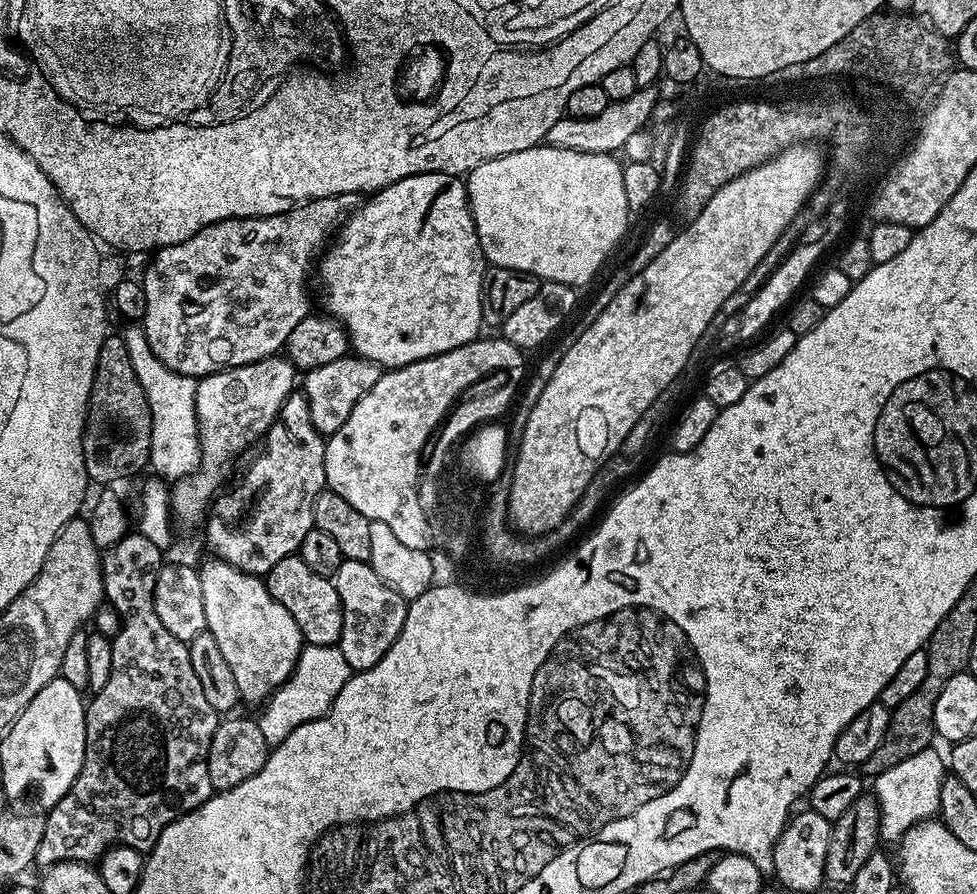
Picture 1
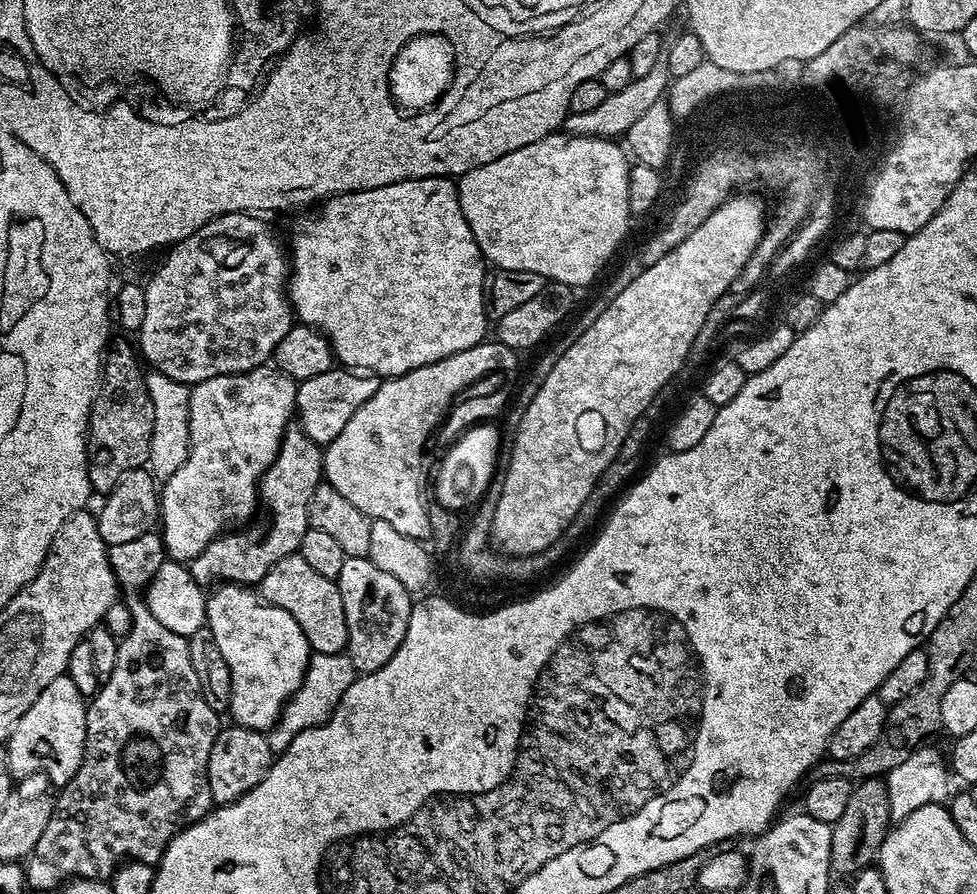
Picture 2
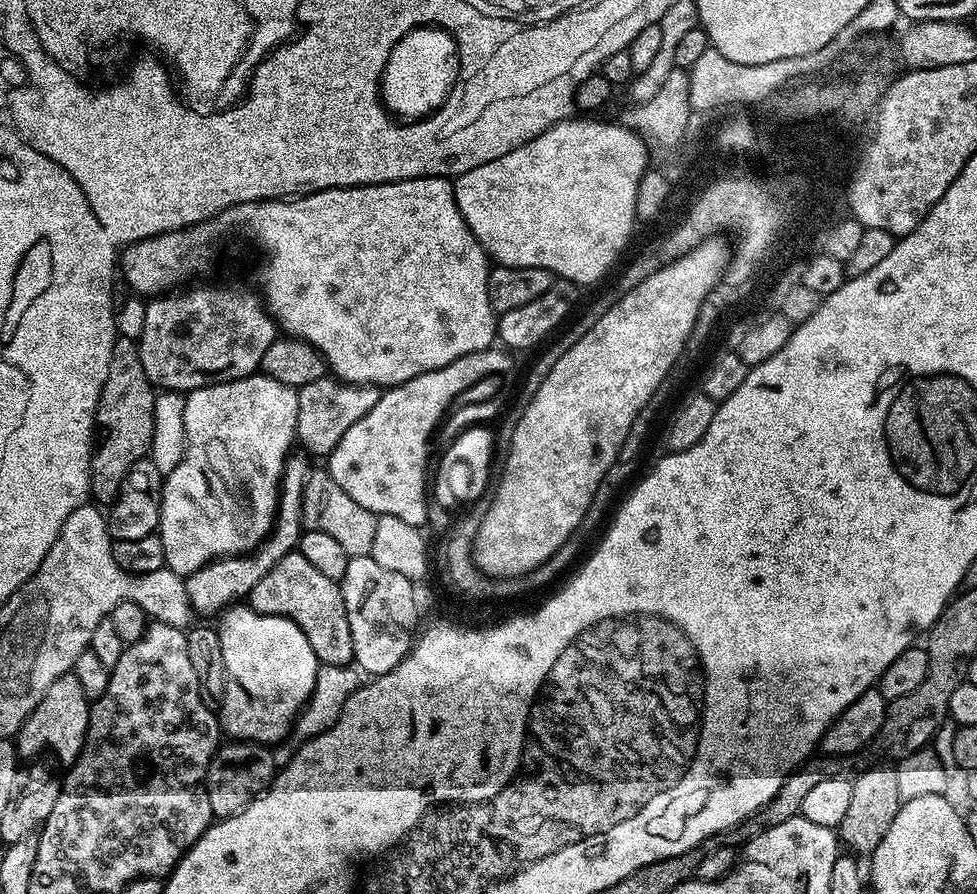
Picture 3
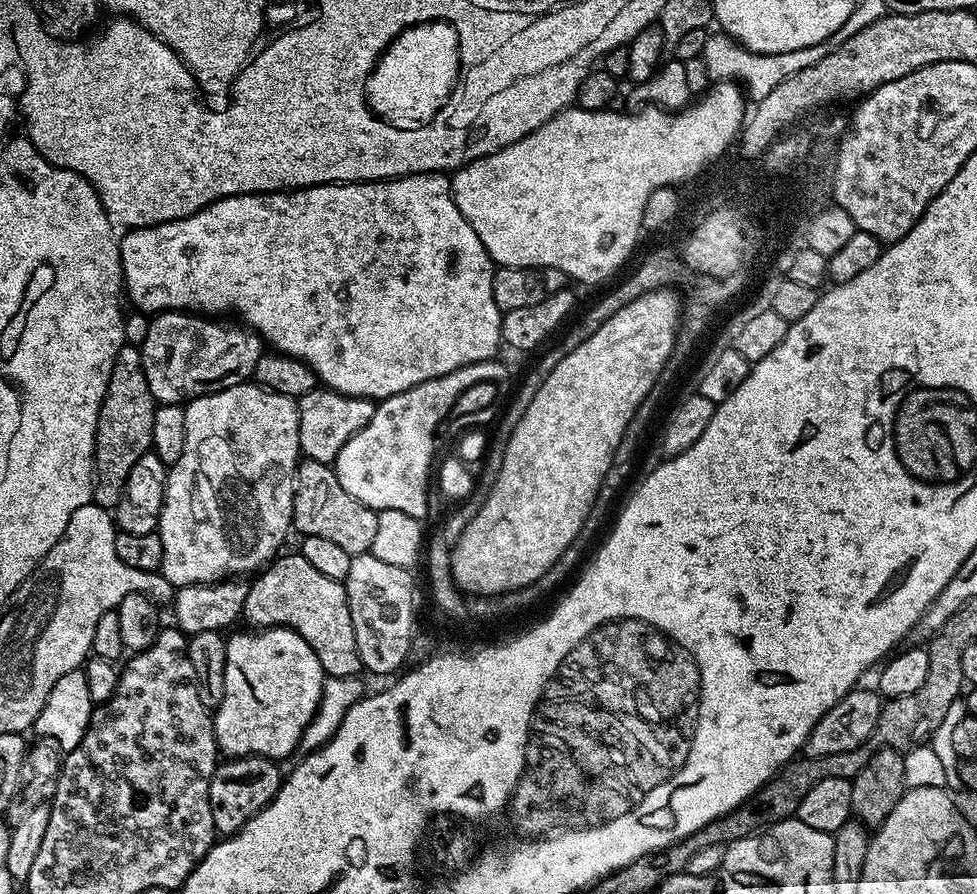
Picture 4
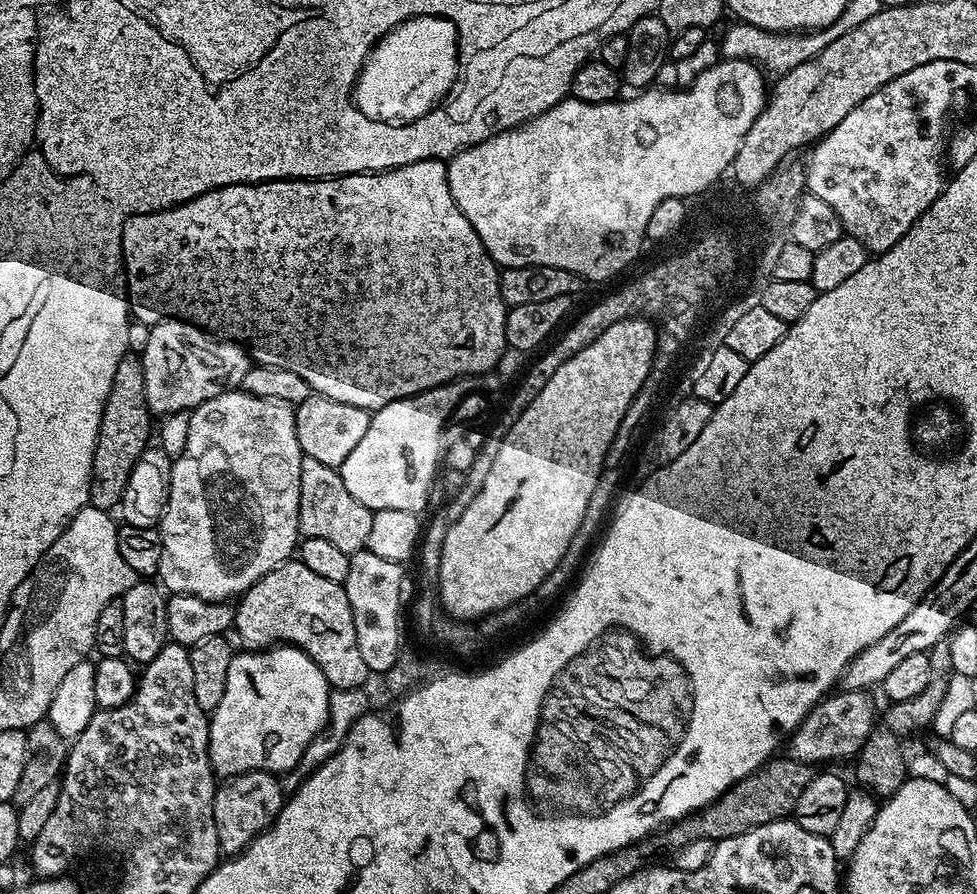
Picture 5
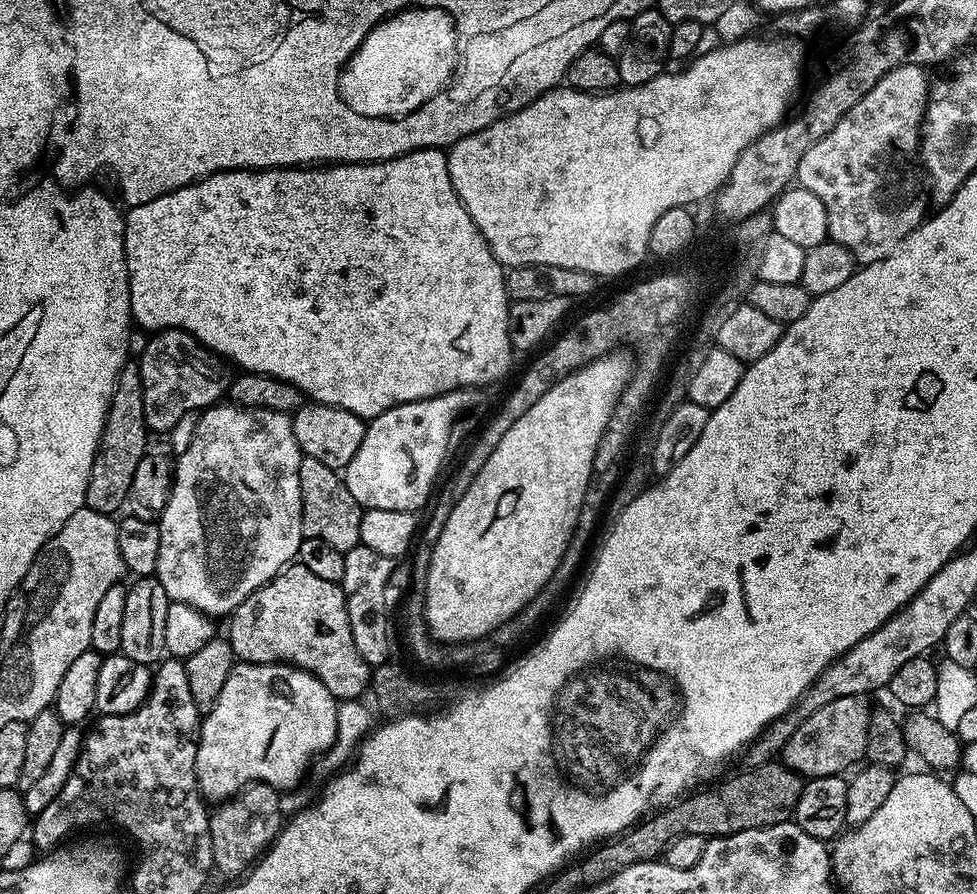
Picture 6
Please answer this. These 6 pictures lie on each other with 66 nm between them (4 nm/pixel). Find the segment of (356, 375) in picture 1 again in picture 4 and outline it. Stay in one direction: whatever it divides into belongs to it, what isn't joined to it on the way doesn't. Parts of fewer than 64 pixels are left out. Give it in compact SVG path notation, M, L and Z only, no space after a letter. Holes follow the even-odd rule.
M314 387L298 400L298 438L300 451L307 459L317 460L323 464L332 464L338 458L342 446L358 434L374 418L377 401L367 400L361 396L347 396L333 388Z

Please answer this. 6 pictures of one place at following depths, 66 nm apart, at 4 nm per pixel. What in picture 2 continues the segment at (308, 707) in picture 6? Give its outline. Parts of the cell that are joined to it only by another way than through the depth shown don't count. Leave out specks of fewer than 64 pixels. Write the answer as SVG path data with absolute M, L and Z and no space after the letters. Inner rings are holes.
M223 583L207 597L206 627L214 634L226 666L230 666L230 702L227 715L243 728L267 733L276 724L285 704L302 686L310 649L302 626L286 614L265 604L251 587Z

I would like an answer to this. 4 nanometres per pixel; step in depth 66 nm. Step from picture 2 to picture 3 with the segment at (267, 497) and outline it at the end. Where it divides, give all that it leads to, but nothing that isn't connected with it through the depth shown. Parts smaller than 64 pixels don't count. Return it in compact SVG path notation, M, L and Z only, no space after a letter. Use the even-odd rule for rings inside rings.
M304 454L289 455L284 464L284 477L280 480L280 501L276 504L276 522L266 539L250 554L242 556L221 556L206 566L194 570L184 577L186 598L190 598L190 606L197 617L219 617L220 613L233 604L243 601L254 590L254 585L262 579L286 554L297 551L300 533L305 531L300 507L302 506L302 490L310 471L309 457Z

